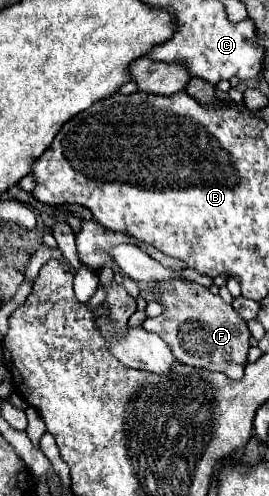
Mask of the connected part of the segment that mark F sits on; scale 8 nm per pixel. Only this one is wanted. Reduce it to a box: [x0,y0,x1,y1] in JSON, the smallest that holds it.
[143,281,251,379]

